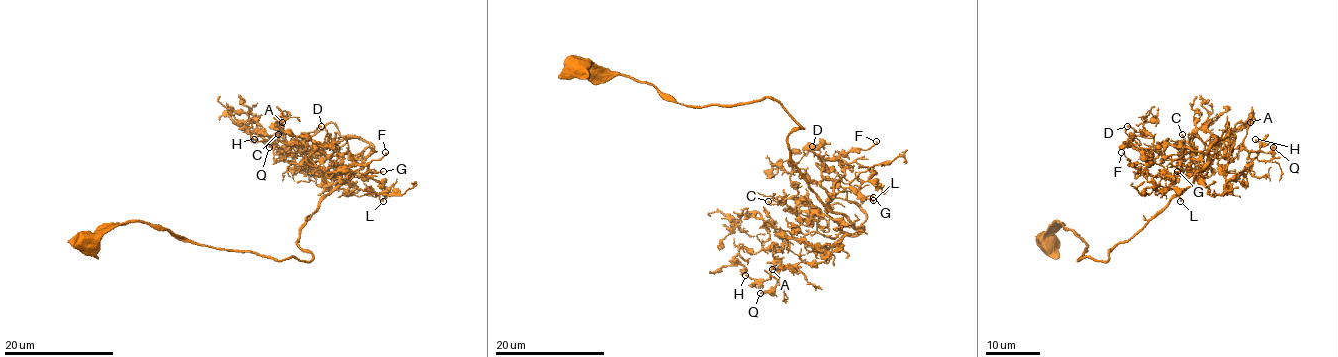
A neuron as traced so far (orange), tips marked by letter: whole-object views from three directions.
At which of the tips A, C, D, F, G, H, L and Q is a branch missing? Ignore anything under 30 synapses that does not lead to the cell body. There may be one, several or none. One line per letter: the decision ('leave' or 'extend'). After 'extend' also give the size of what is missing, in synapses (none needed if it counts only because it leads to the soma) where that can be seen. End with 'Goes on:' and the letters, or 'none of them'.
A: leave
C: extend; about 45 synapses
D: leave
F: leave
G: leave
H: leave
L: leave
Q: leave
Goes on: C

